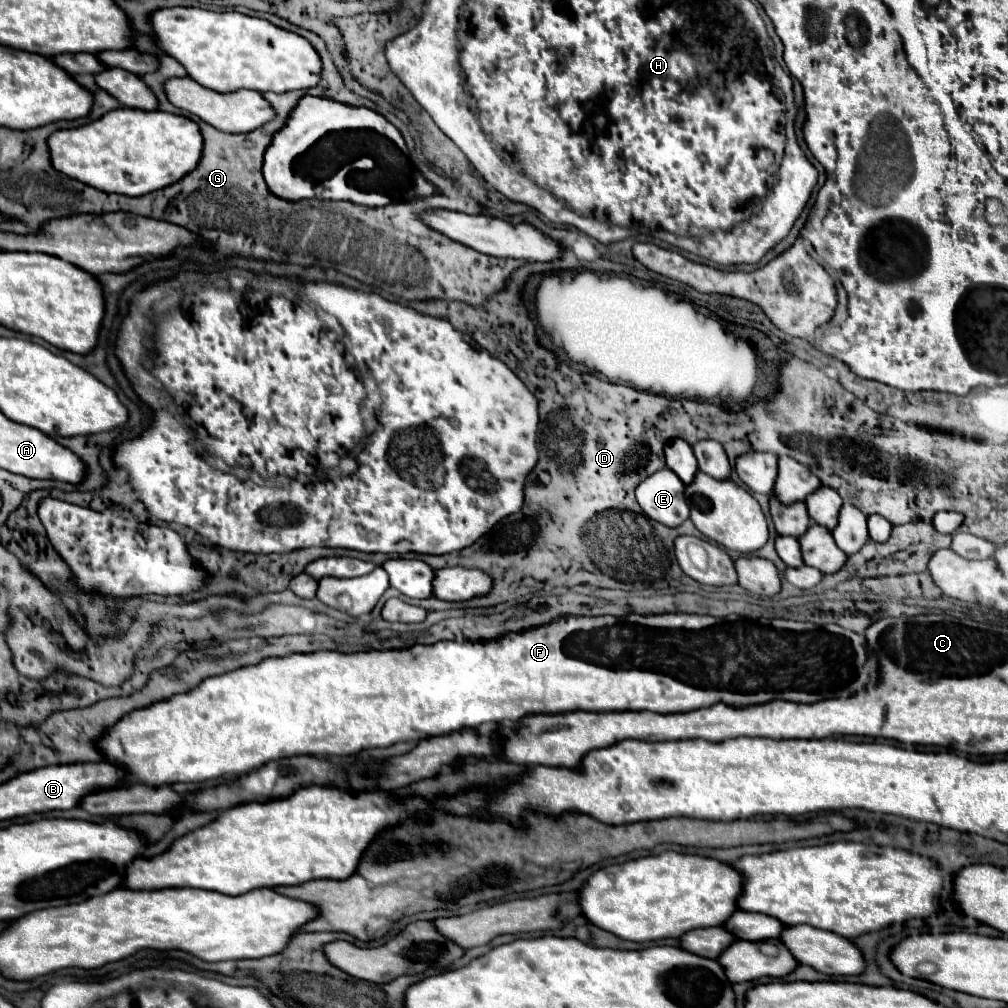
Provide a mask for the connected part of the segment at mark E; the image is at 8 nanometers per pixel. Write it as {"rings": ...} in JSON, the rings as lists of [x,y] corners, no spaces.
{"rings":[[[668,468],[646,478],[636,488],[636,498],[652,520],[672,528],[690,516],[690,508],[684,500],[684,482]]]}

